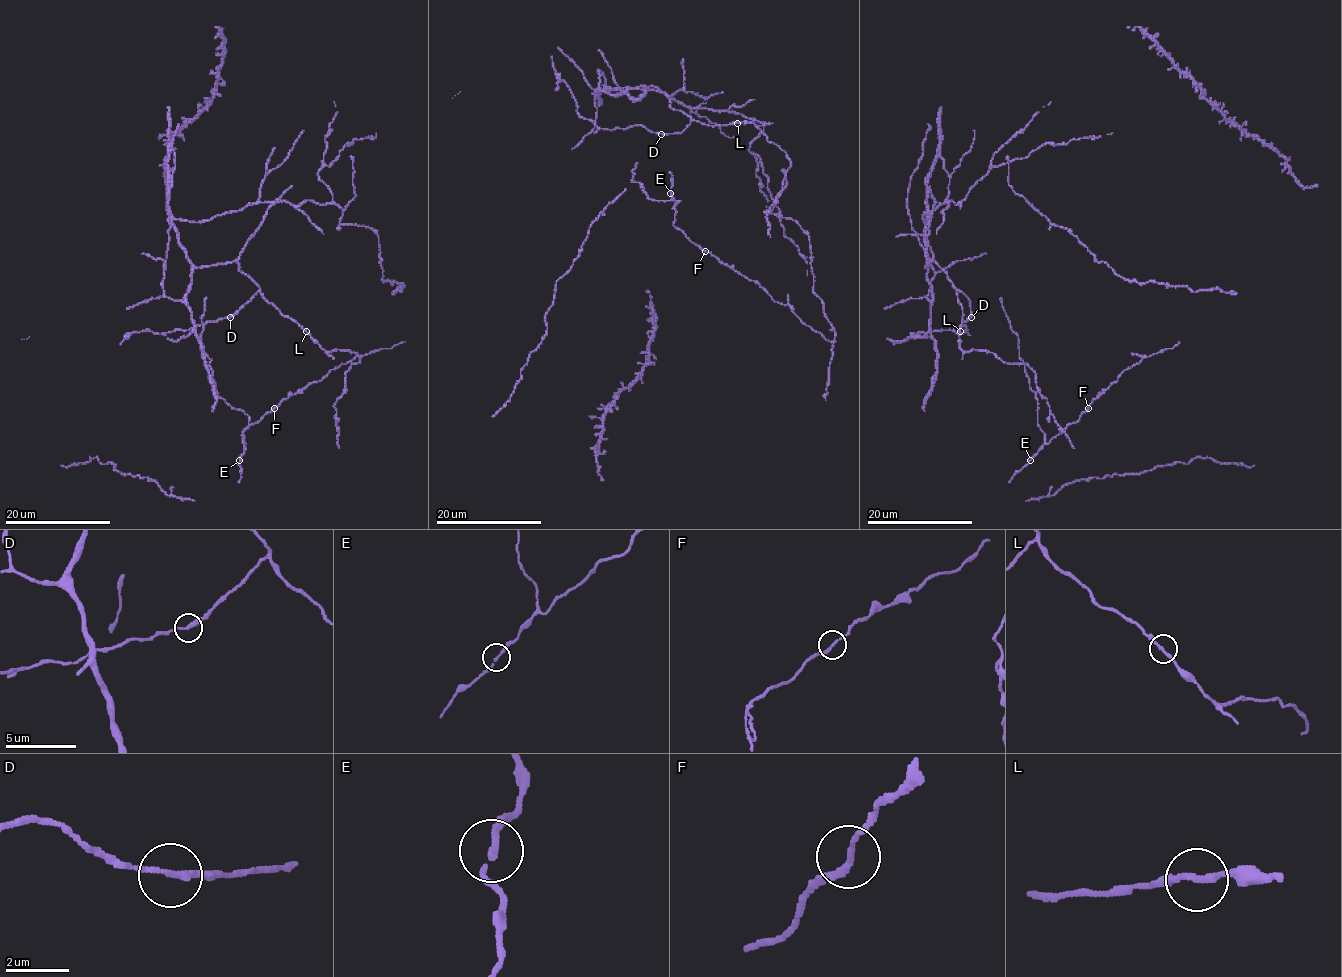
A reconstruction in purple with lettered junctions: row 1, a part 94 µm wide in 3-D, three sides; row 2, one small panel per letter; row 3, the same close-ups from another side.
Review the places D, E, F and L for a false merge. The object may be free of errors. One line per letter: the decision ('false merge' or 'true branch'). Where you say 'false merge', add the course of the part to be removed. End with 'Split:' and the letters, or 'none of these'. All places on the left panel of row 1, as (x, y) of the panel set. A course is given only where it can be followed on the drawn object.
D: true branch
E: true branch
F: true branch
L: true branch
Split: none of these

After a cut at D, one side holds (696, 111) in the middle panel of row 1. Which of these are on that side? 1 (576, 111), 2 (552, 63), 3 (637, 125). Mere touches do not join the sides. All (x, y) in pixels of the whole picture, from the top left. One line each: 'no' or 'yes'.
1: no
2: no
3: no

